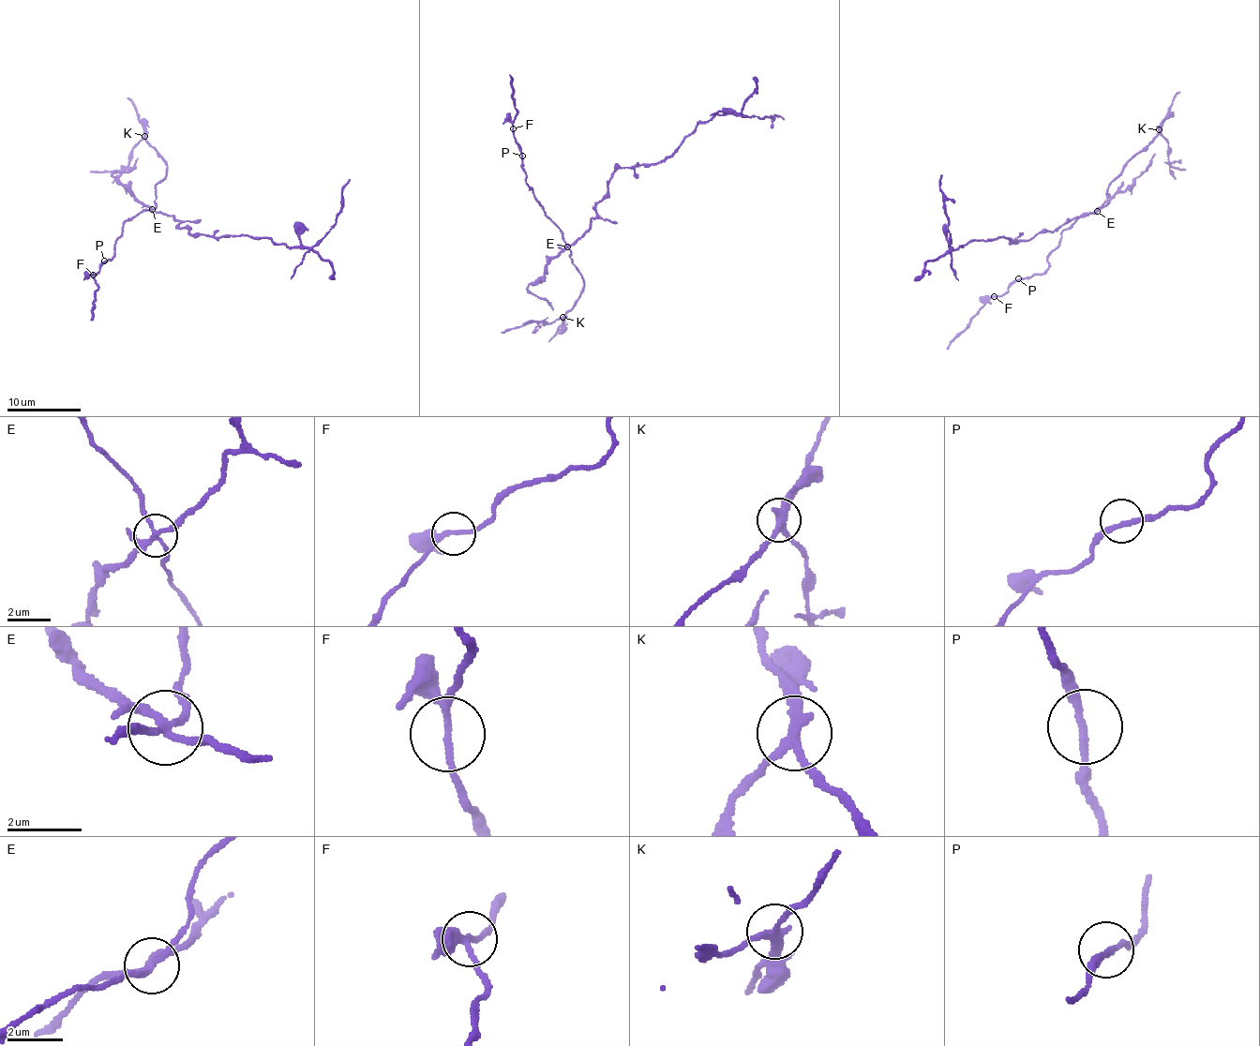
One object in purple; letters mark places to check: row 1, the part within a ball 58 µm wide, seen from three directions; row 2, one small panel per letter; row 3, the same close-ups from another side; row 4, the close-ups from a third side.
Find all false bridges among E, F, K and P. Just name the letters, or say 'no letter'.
E, K

